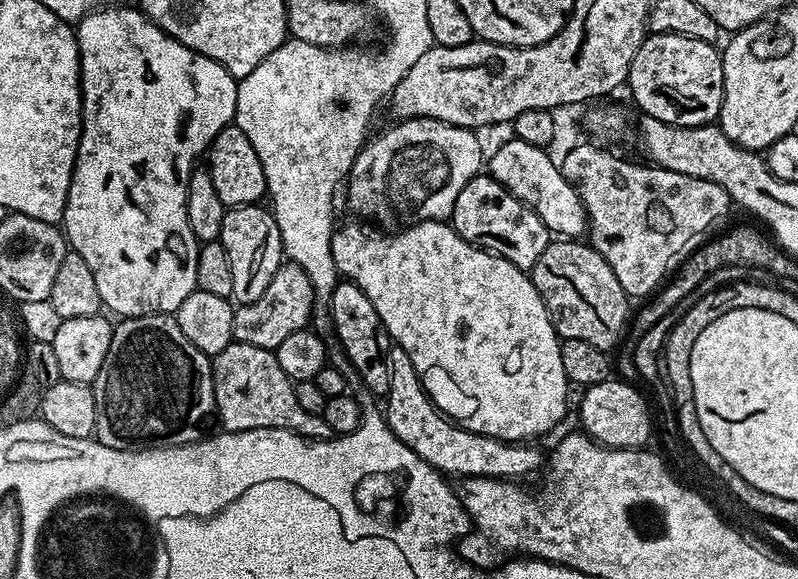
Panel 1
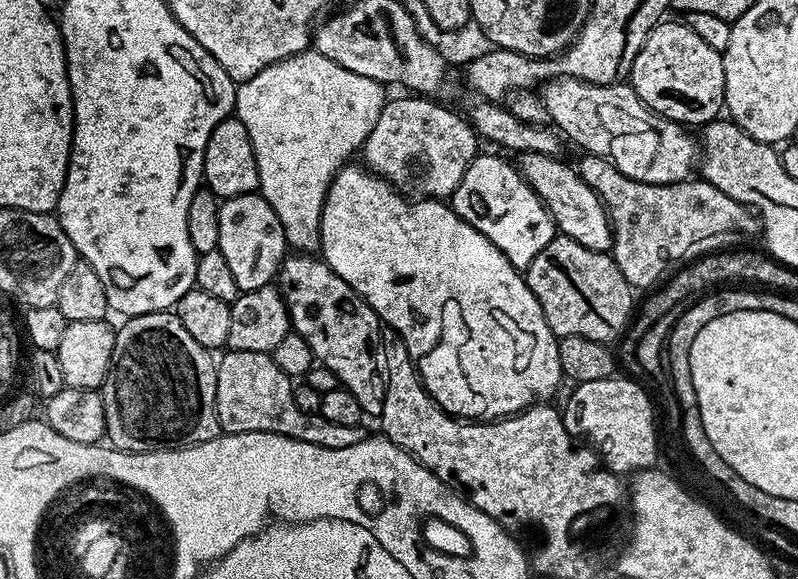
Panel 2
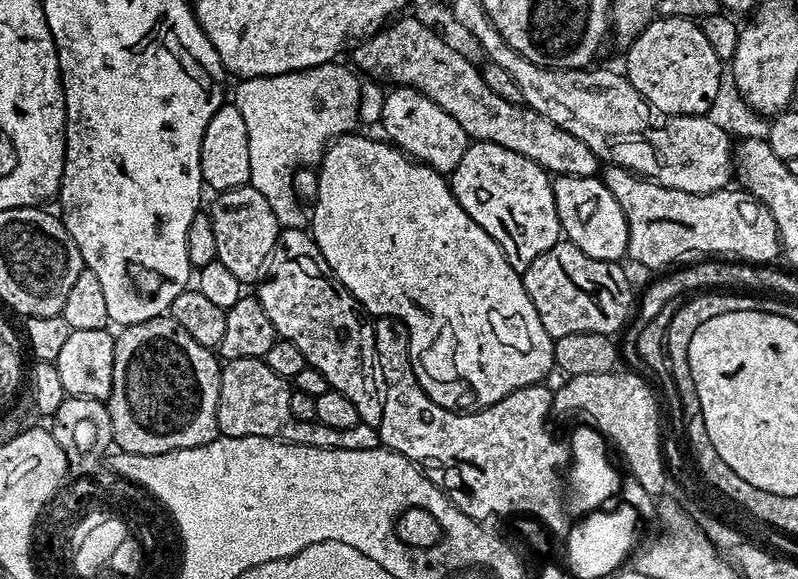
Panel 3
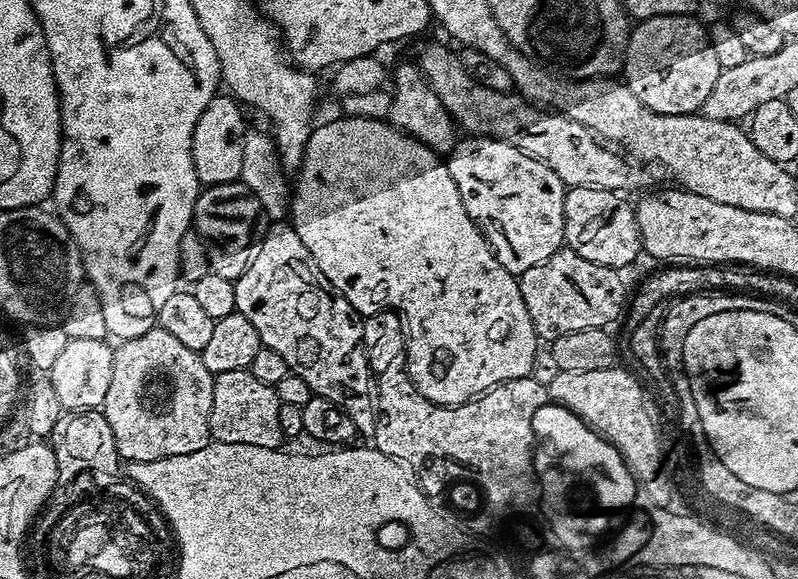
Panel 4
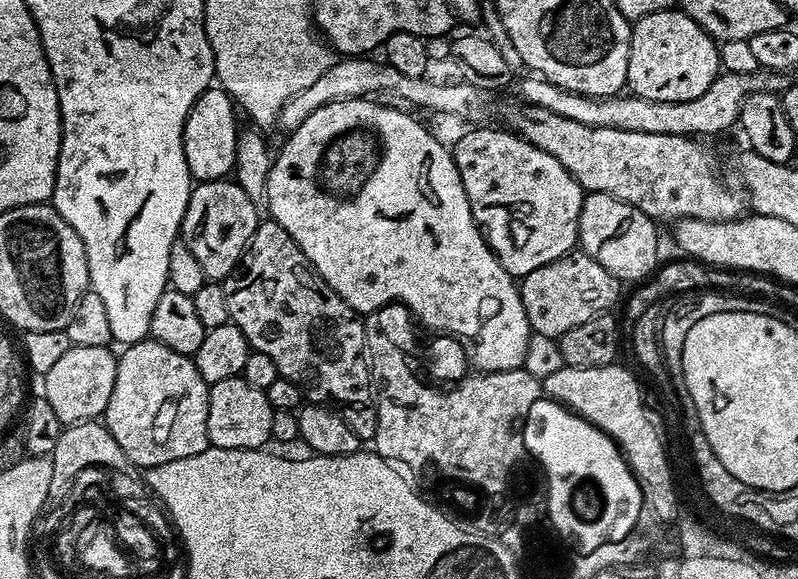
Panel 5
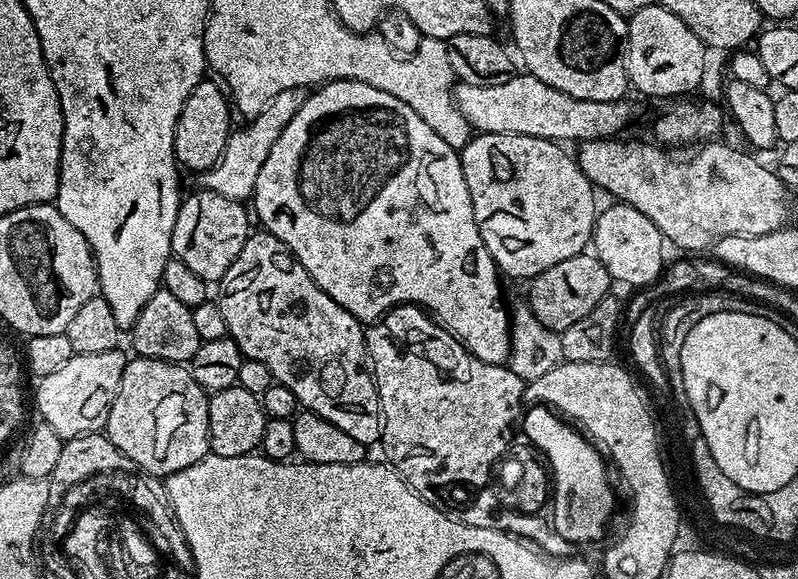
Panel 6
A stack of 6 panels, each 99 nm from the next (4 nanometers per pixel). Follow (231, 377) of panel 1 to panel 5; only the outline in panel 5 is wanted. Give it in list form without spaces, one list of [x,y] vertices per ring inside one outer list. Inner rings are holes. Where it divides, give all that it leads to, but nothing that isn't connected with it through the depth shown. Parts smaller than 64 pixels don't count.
[[[243,375],[222,378],[222,382],[214,382],[208,389],[208,413],[206,414],[209,445],[226,450],[263,449],[267,445],[264,443],[272,440],[270,422],[273,411],[268,401],[268,393],[250,386],[250,382],[246,382]]]

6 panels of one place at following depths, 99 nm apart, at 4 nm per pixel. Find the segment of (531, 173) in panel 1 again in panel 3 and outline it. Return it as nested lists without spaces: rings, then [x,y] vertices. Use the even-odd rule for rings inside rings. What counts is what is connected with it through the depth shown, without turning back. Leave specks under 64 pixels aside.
[[[556,176],[552,180],[552,193],[554,206],[558,210],[561,233],[571,244],[578,246],[582,254],[590,254],[590,258],[599,260],[620,262],[625,259],[628,250],[626,214],[622,214],[618,198],[610,194],[603,179],[596,176]]]

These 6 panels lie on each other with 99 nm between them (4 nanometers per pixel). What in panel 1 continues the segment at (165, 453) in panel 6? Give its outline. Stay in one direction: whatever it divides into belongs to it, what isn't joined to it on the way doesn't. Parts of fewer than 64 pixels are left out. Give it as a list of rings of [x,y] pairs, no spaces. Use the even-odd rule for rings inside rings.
[[[175,315],[134,316],[121,319],[119,323],[113,327],[112,341],[110,342],[110,350],[106,354],[106,362],[102,362],[102,370],[98,370],[95,381],[91,385],[94,406],[96,407],[95,439],[99,440],[101,444],[123,452],[143,452],[145,448],[177,448],[183,444],[195,444],[196,441],[204,439],[209,431],[208,423],[211,420],[213,423],[216,416],[216,399],[212,385],[212,360],[205,352],[198,350],[198,346],[194,346],[194,342],[190,342],[190,338],[186,338],[186,334],[182,334],[182,329],[178,327]]]

